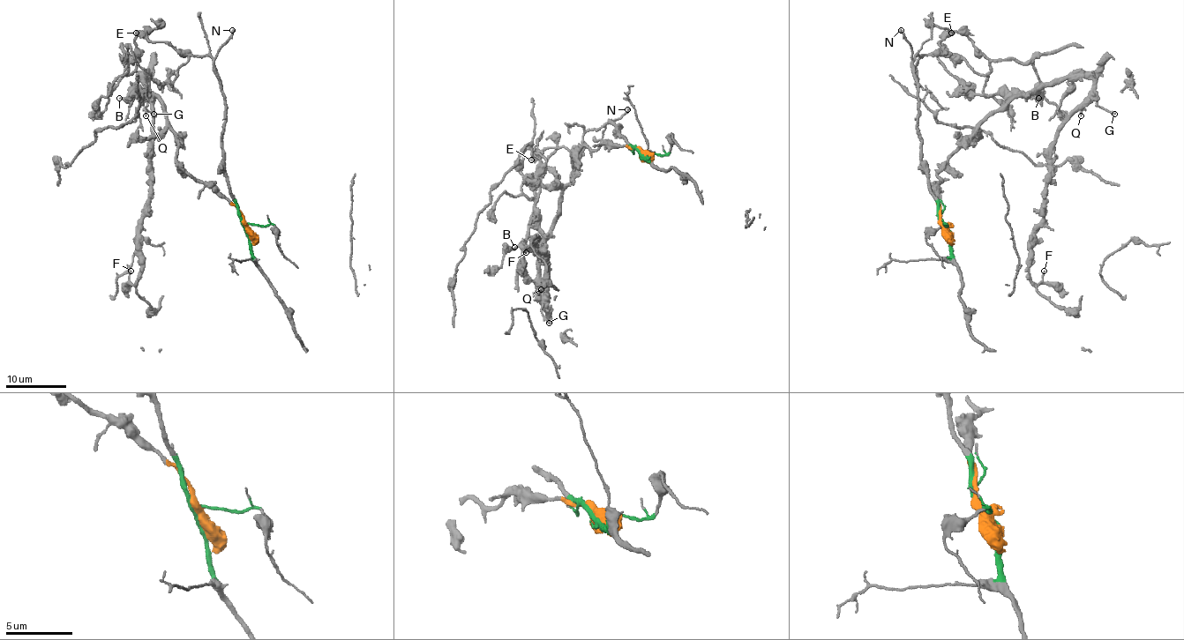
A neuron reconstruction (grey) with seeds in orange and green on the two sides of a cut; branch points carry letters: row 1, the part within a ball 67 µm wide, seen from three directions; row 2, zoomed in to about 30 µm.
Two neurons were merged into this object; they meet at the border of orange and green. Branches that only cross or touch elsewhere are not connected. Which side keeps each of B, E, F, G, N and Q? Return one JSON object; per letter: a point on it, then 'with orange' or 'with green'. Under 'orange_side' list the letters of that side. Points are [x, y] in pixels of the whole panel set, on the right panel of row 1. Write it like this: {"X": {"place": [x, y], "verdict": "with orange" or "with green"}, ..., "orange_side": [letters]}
{"B": {"place": [1038, 98], "verdict": "with orange"}, "E": {"place": [951, 33], "verdict": "with green"}, "F": {"place": [1044, 271], "verdict": "with orange"}, "G": {"place": [1114, 114], "verdict": "with orange"}, "N": {"place": [901, 30], "verdict": "with green"}, "Q": {"place": [1081, 115], "verdict": "with orange"}, "orange_side": ["B", "F", "G", "Q"]}

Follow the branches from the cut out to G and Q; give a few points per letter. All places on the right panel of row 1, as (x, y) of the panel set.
G: (946, 228), (937, 174), (992, 115), (1014, 98), (1089, 77), (1095, 100), (1114, 113)
Q: (946, 228), (937, 174), (982, 123), (1014, 98), (1067, 78), (1089, 77), (1093, 93), (1081, 116)

